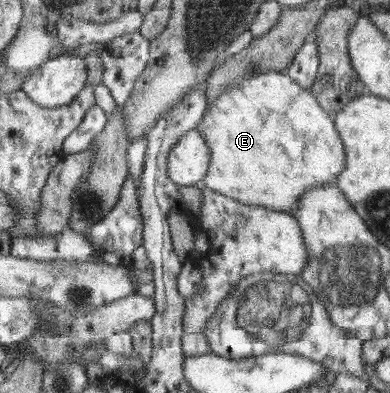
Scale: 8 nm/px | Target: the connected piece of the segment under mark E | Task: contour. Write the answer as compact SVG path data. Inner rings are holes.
M266 71L260 73L259 76L244 79L237 85L232 85L229 89L222 91L222 96L216 99L216 102L210 108L207 108L203 122L204 127L206 127L204 130L204 139L206 139L208 147L212 149L210 155L210 170L208 176L206 176L206 180L204 180L203 186L210 187L220 194L235 198L238 202L246 203L247 205L263 206L275 211L293 214L298 201L306 191L328 183L336 184L338 182L338 174L346 166L346 156L348 156L346 145L344 145L344 141L342 141L341 135L338 133L335 118L326 112L326 110L322 109L319 100L314 97L312 90L300 86L288 72Z

